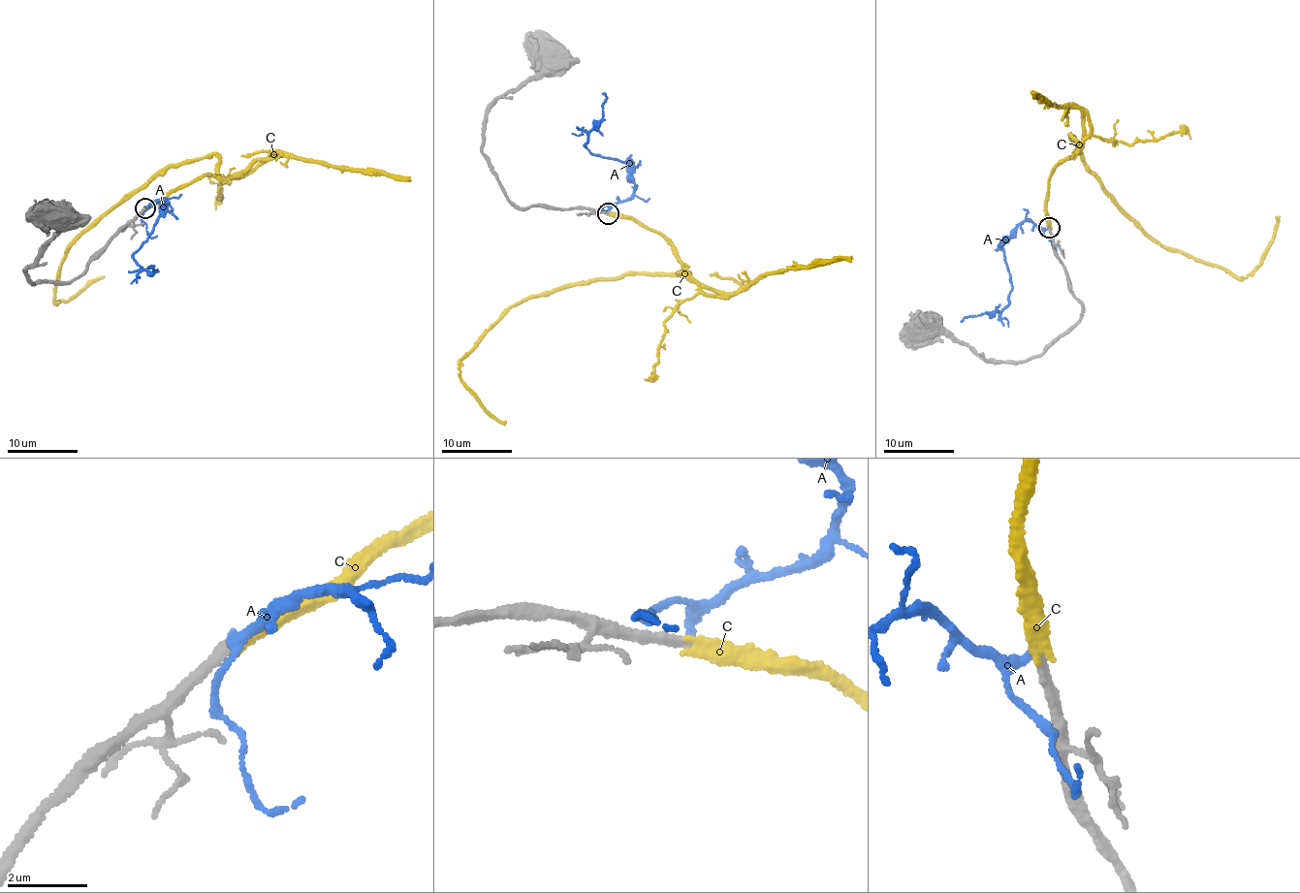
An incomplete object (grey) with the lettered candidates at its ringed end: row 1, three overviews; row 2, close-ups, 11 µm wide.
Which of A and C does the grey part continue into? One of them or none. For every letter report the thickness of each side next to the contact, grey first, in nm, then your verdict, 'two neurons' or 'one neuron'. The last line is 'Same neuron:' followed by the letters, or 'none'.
A: calibres 280 and 190 nm; two neurons
C: calibres 240 and 340 nm; two neurons
Same neuron: none

